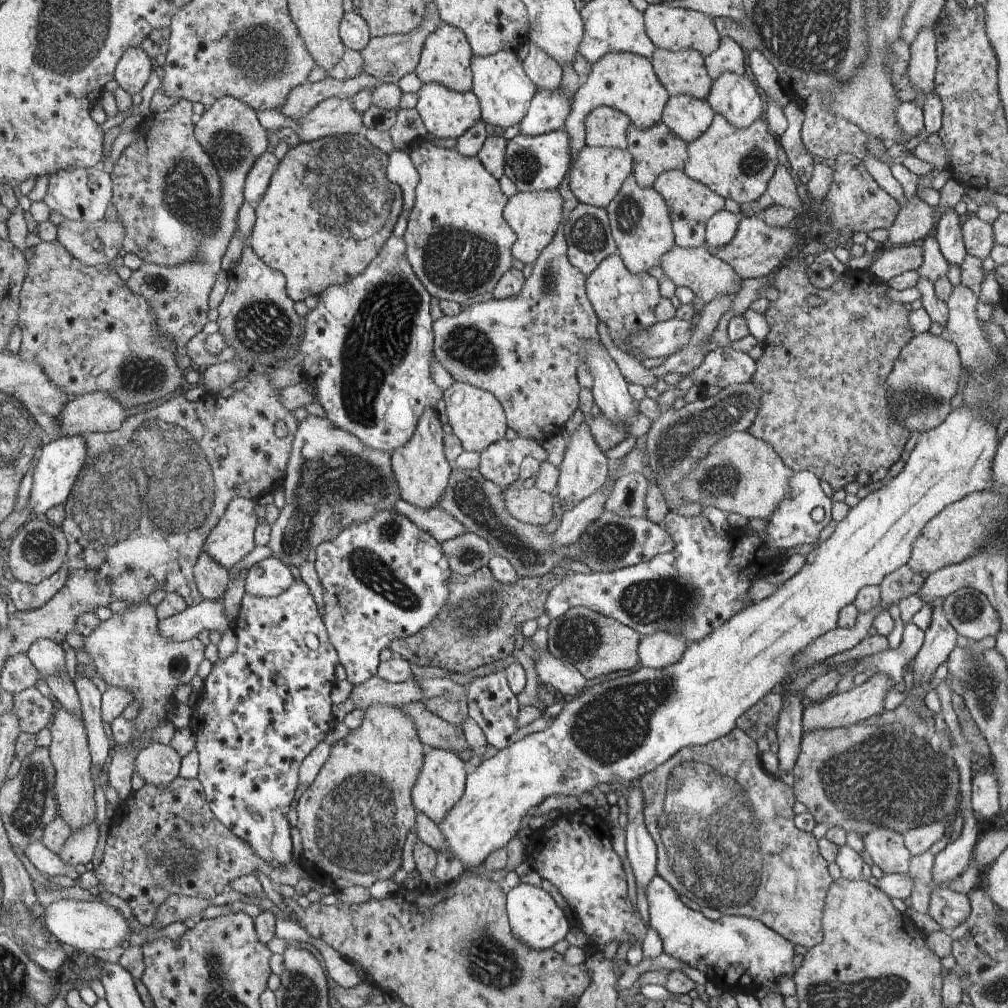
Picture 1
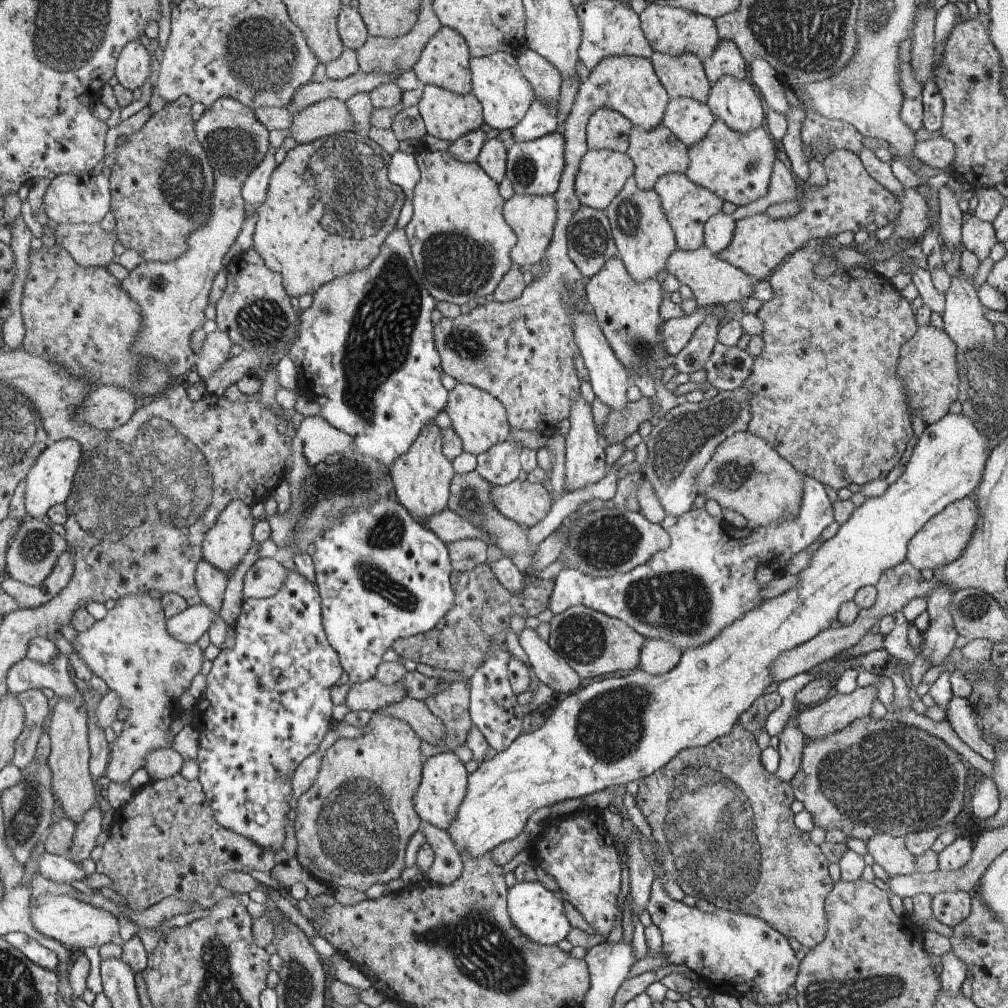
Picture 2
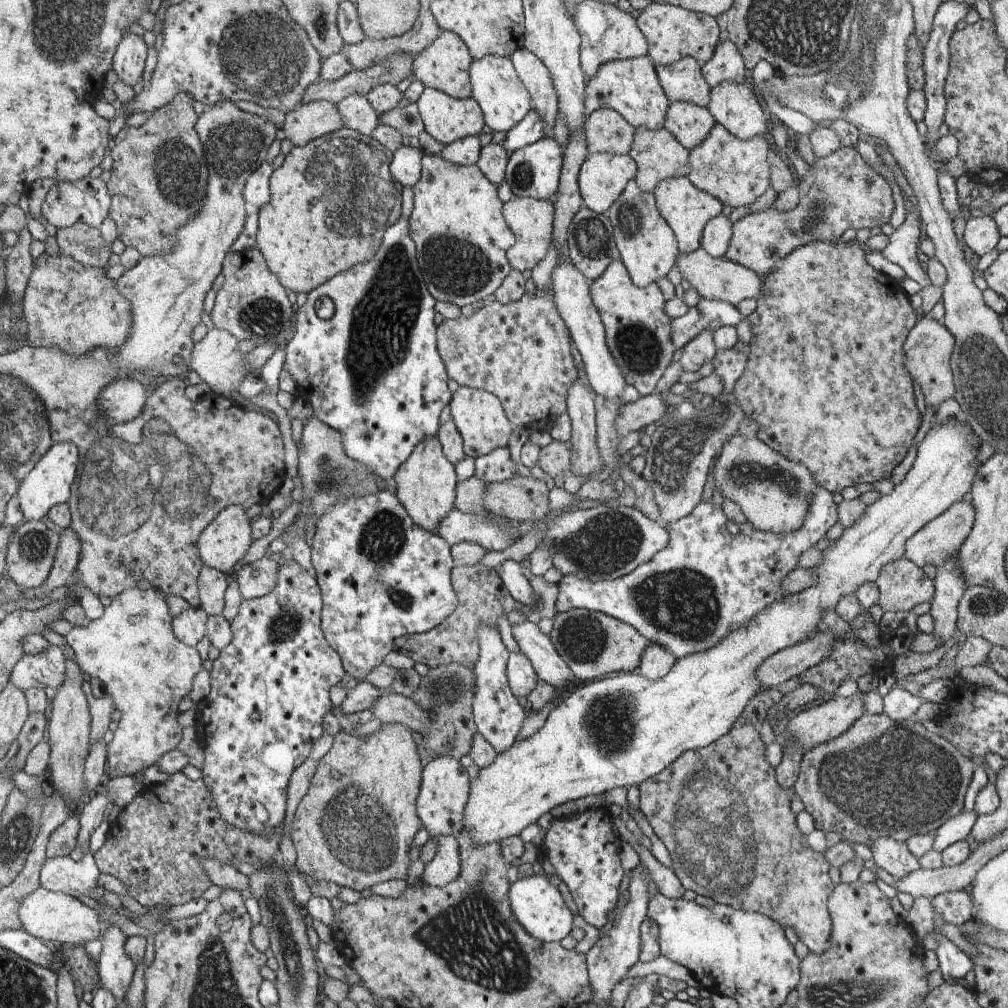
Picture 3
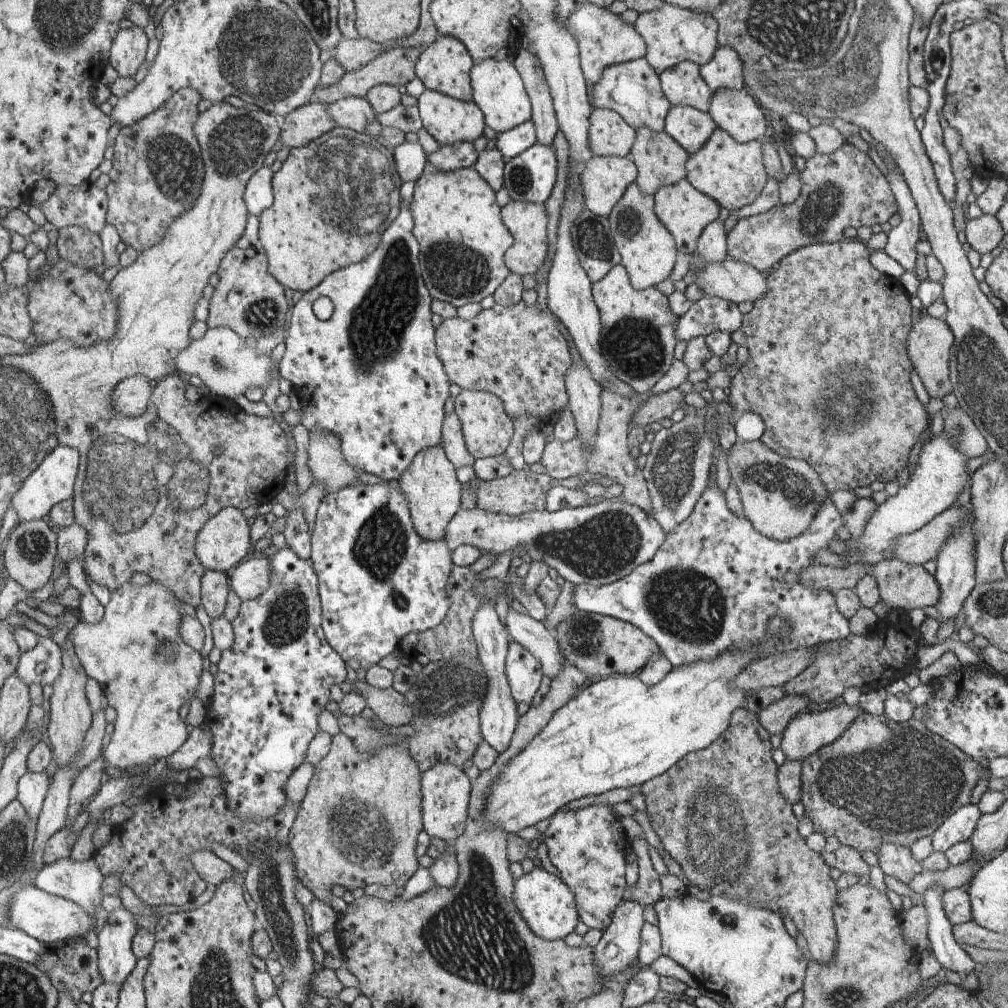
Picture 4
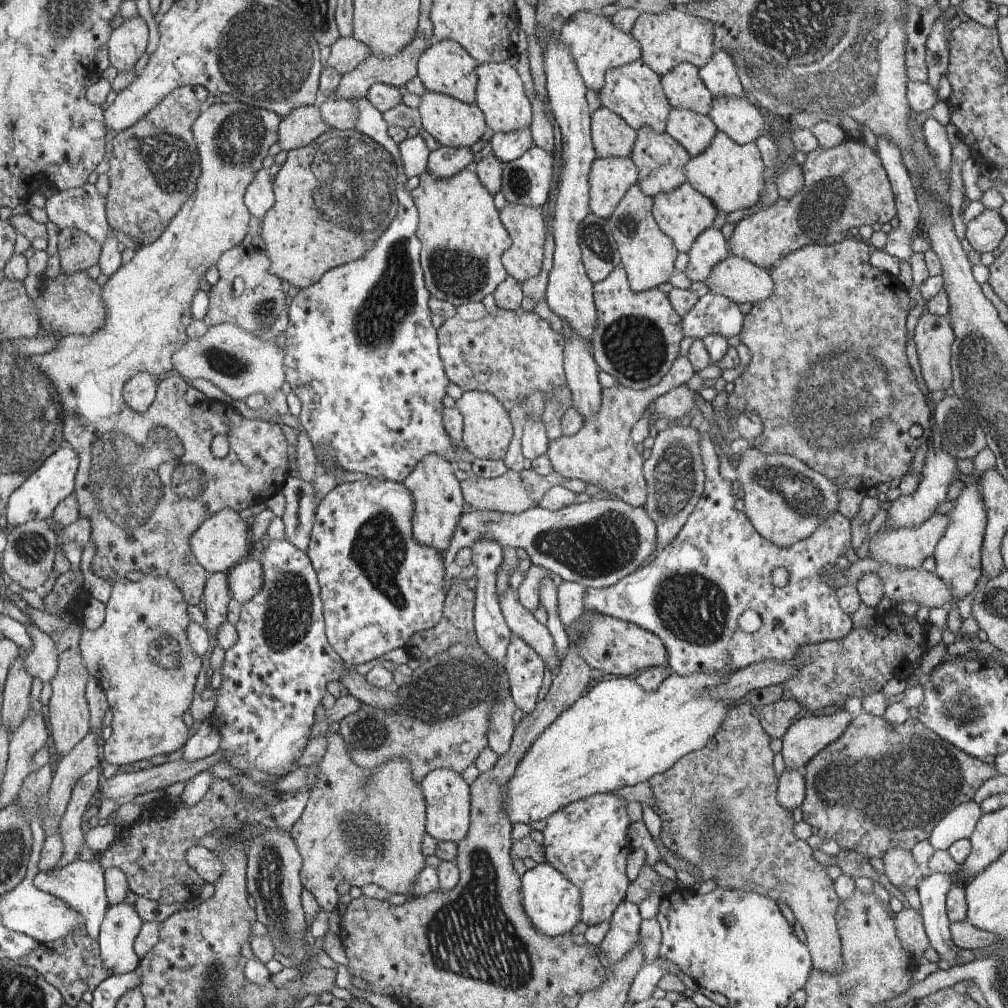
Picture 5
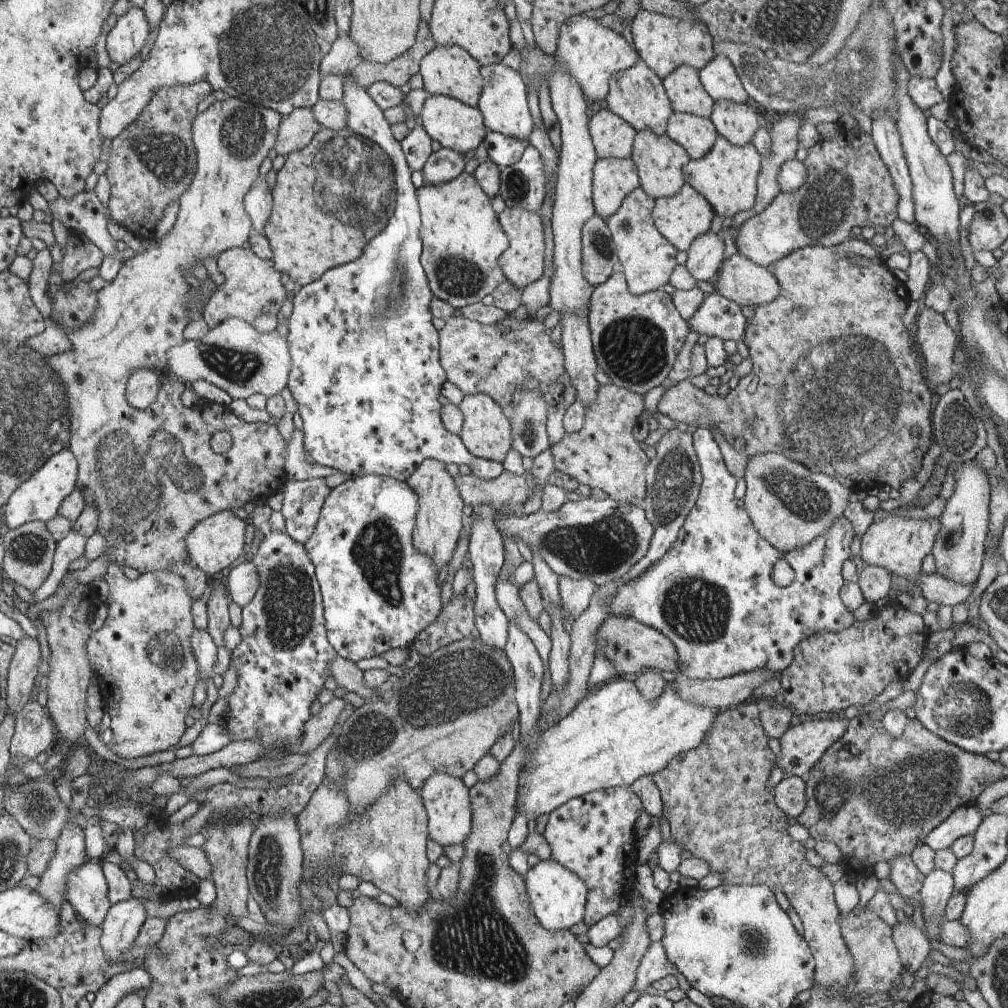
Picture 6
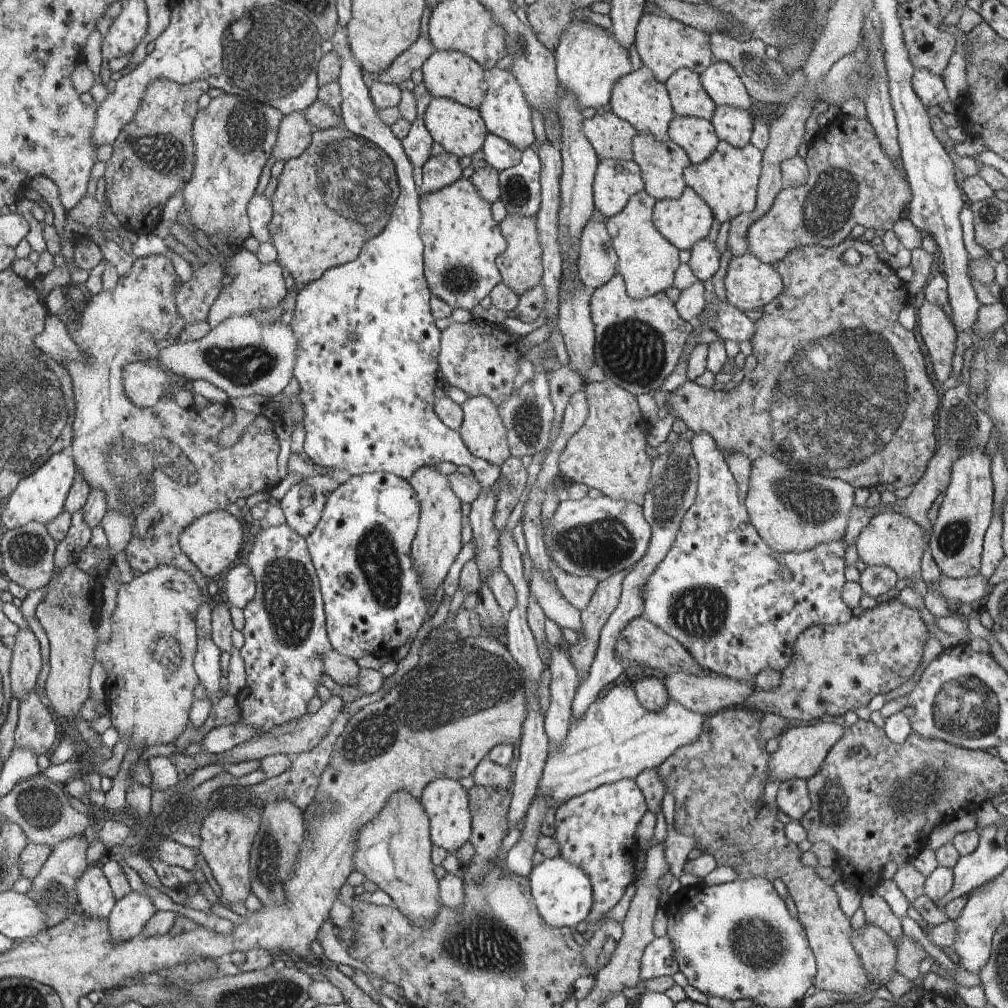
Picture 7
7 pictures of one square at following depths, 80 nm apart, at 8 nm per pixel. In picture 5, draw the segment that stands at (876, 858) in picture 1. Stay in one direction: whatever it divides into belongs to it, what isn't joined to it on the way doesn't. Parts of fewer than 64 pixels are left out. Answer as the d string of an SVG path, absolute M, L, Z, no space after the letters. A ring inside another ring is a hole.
M891 847L880 859L883 862L883 874L895 888L900 886L900 891L917 888L925 875L925 870L919 867L905 848Z

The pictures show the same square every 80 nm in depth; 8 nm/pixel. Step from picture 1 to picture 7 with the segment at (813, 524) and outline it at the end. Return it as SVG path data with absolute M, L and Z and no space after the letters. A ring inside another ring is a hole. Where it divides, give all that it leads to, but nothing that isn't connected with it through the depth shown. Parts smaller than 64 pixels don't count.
M694 433L689 443L698 466L696 498L684 512L673 544L640 590L641 615L679 642L707 674L711 672L709 675L741 680L750 679L766 668L782 672L790 662L793 641L798 634L810 626L843 624L852 617L852 611L840 597L846 581L845 542L839 538L791 553L791 558L797 558L797 572L809 574L809 584L803 580L805 576L797 582L784 582L779 575L779 562L773 556L775 551L767 550L767 546L749 546L765 541L756 533L744 503L738 499L735 479L724 461L725 454L707 433Z

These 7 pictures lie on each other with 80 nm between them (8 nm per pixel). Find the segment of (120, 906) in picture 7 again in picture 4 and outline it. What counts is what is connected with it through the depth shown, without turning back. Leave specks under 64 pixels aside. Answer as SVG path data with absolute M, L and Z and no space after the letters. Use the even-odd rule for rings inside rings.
M127 910L109 913L107 922L96 935L98 973L103 982L120 986L133 970L137 959L131 952L130 940L137 929Z

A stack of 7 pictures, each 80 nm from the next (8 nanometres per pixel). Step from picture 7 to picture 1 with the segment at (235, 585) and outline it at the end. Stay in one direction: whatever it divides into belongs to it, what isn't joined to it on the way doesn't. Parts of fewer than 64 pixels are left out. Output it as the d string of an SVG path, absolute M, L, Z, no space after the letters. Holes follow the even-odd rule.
M269 556L252 564L244 578L247 594L260 597L276 597L294 581L286 562Z

